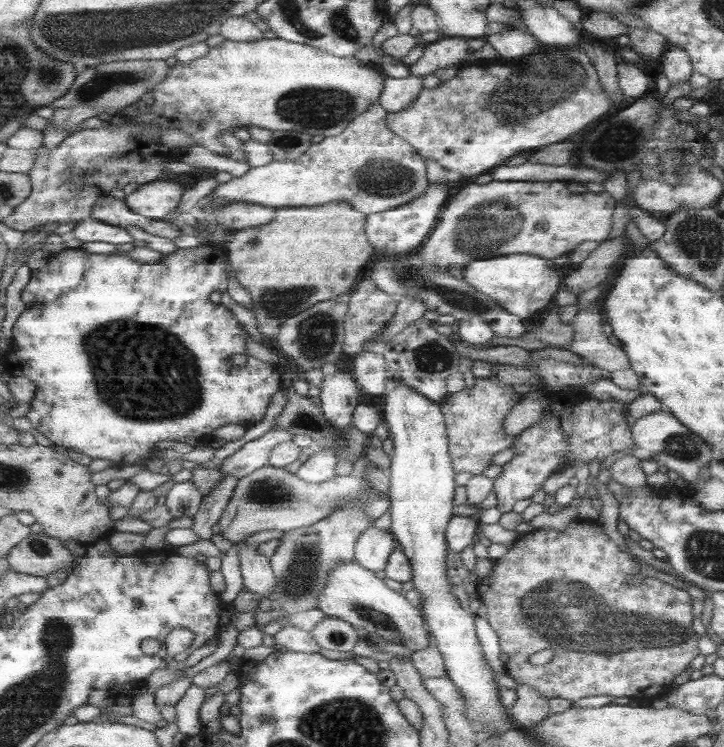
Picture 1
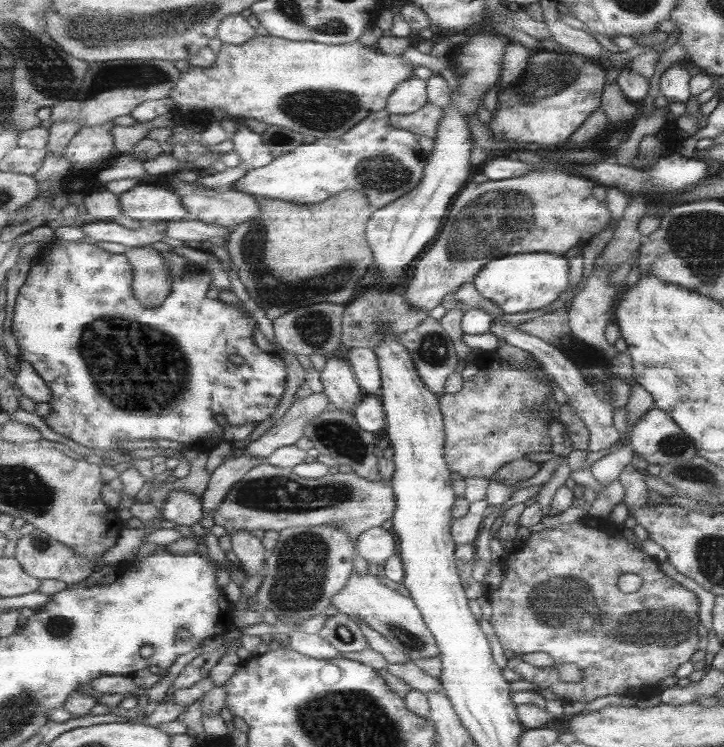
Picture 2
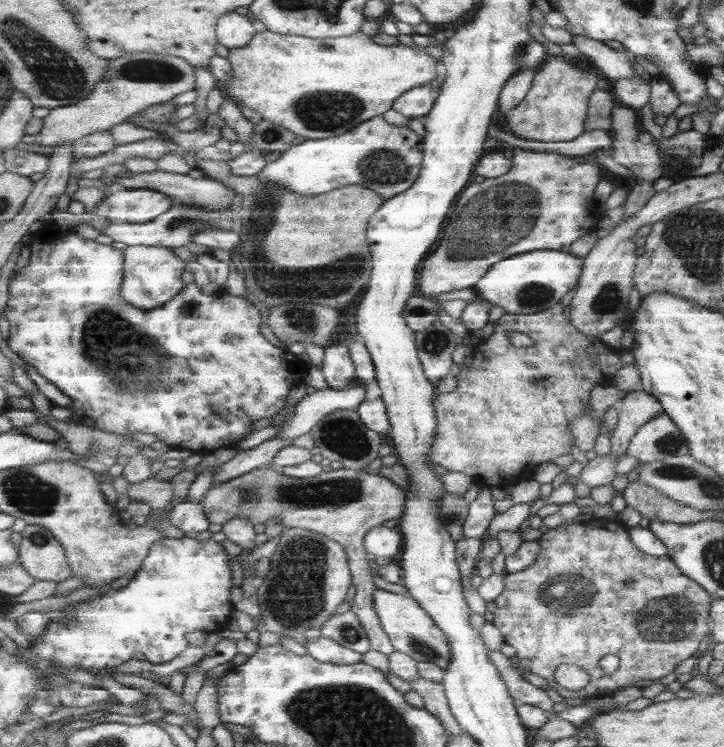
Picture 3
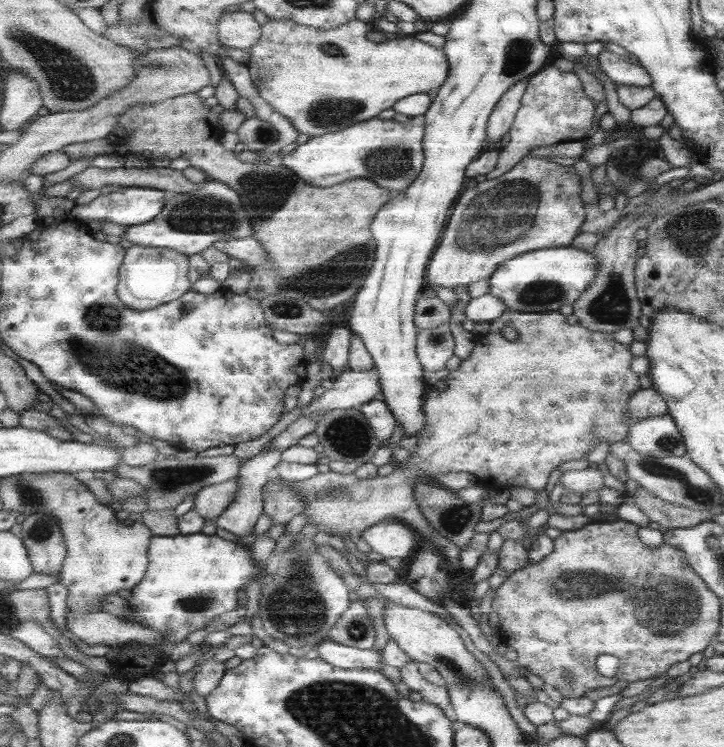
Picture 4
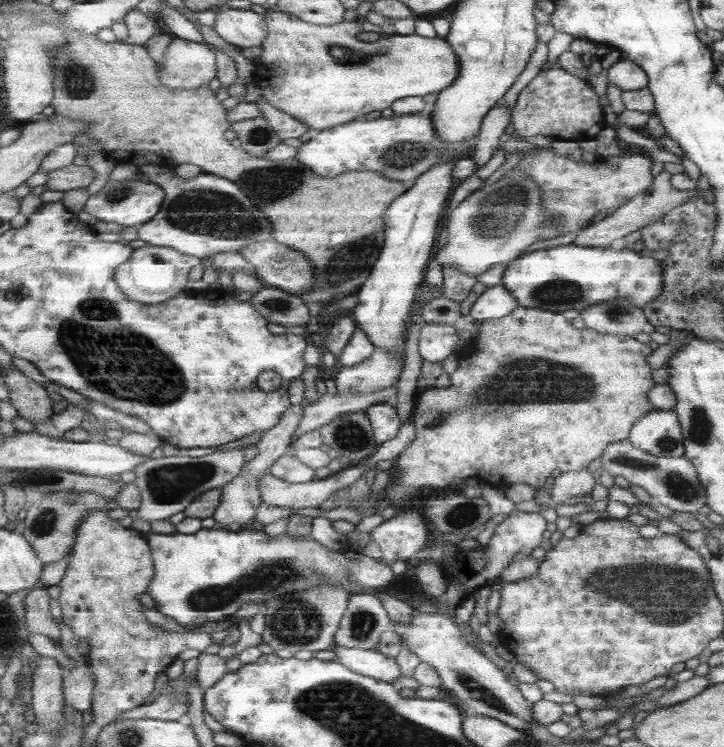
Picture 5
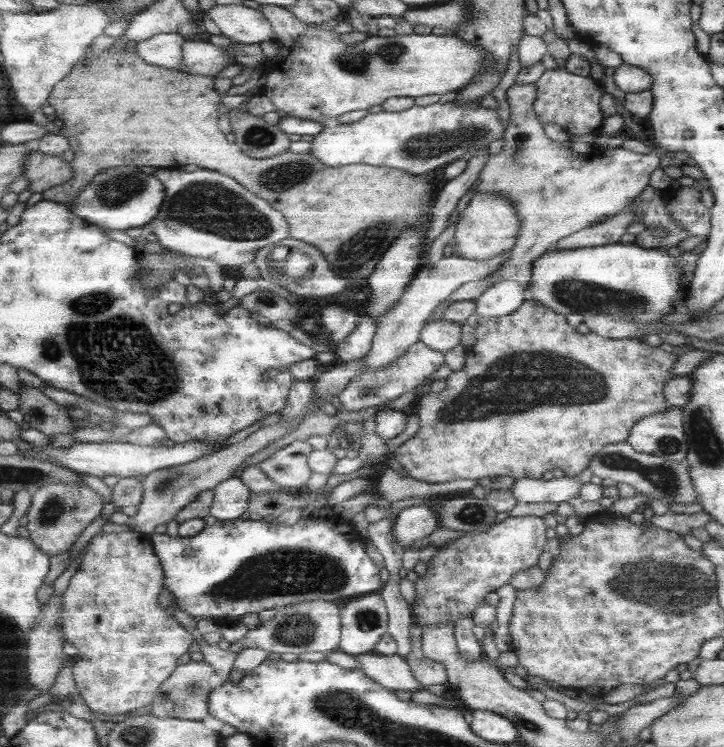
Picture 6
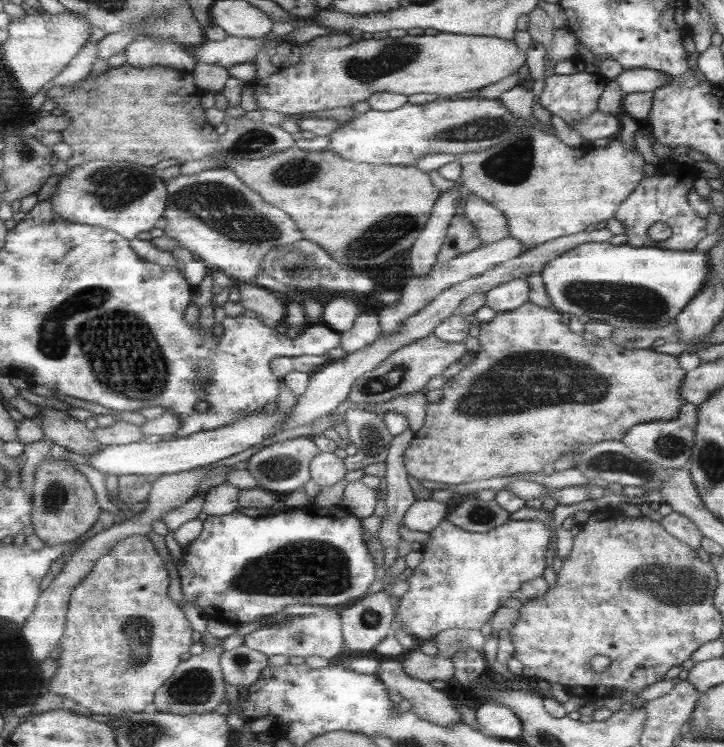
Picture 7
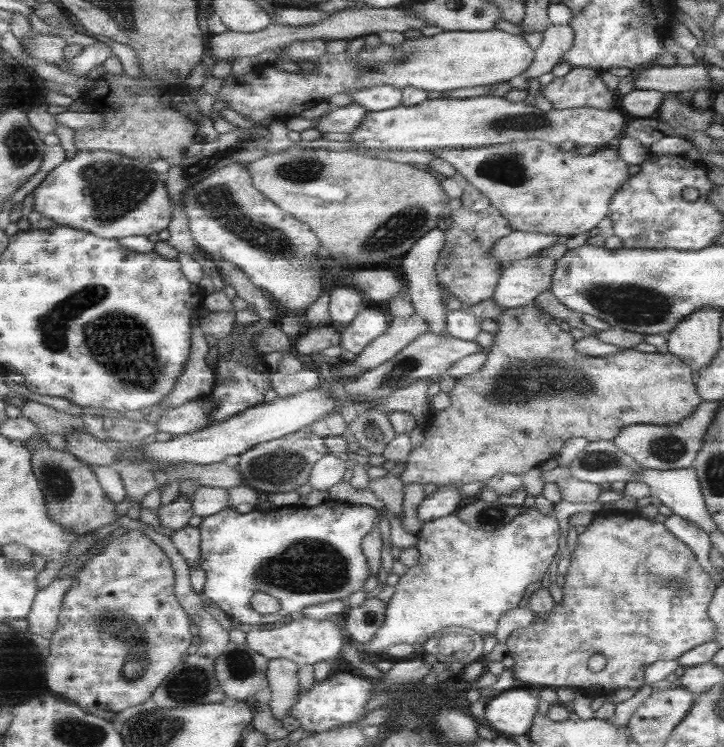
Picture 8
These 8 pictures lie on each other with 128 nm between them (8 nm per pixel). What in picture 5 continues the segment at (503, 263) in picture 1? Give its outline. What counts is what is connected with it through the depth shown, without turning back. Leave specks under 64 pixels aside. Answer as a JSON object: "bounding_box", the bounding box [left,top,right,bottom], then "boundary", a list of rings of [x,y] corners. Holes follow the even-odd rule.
{"bounding_box":[500,245,662,313],"boundary":[[[559,245],[549,249],[539,249],[525,253],[505,265],[500,285],[505,287],[515,298],[519,307],[531,307],[561,313],[563,310],[583,310],[594,304],[603,304],[615,300],[618,296],[626,296],[632,306],[643,308],[648,302],[655,300],[662,289],[662,266],[657,259],[641,256],[637,247],[611,249],[582,246]]]}

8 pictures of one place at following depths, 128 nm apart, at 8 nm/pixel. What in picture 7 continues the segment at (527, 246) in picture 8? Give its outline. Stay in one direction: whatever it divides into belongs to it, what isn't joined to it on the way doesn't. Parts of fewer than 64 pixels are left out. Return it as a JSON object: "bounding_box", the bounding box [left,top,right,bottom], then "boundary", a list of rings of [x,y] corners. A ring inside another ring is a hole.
{"bounding_box":[377,235,524,335],"boundary":[[[507,235],[501,240],[477,247],[475,250],[460,254],[447,262],[436,261],[425,276],[409,277],[407,282],[403,284],[403,288],[400,289],[400,299],[395,304],[385,306],[379,311],[379,314],[377,314],[380,326],[379,335],[393,334],[400,327],[401,321],[404,318],[412,315],[415,311],[421,310],[425,306],[425,303],[428,303],[437,293],[445,290],[445,288],[453,286],[456,282],[463,279],[477,276],[479,273],[485,272],[485,270],[500,262],[505,262],[505,260],[519,256],[523,251],[524,246],[519,241]]]}

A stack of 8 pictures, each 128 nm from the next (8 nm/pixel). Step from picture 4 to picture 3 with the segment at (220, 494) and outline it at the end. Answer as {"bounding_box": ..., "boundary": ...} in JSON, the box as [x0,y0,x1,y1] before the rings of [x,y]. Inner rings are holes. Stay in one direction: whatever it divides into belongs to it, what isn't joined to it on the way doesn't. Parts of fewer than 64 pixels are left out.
{"bounding_box":[201,465,405,656],"boundary":[[[267,465],[232,479],[211,487],[201,503],[210,522],[224,525],[232,518],[247,517],[253,524],[266,524],[271,519],[279,519],[285,529],[303,528],[339,543],[347,553],[355,587],[350,610],[361,623],[371,650],[385,656],[393,651],[374,609],[372,594],[376,588],[369,576],[363,542],[370,529],[381,526],[385,520],[401,518],[405,503],[403,491],[383,475],[343,468],[323,471],[311,478],[291,478]]]}

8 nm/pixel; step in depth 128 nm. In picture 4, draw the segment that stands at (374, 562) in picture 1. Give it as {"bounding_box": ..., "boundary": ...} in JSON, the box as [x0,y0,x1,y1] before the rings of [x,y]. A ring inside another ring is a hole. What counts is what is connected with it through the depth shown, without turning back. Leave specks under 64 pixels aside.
{"bounding_box":[360,521,419,560],"boundary":[[[381,521],[363,530],[360,537],[365,540],[371,552],[382,558],[406,560],[418,546],[419,536],[409,526],[393,521]]]}

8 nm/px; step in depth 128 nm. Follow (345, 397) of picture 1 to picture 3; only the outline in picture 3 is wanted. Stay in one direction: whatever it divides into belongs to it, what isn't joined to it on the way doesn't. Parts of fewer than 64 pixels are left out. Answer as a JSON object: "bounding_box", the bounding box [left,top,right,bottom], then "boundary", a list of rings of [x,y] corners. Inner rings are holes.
{"bounding_box":[322,342,355,390],"boundary":[[[343,342],[332,344],[323,351],[322,372],[327,389],[343,390],[355,382],[354,364]]]}

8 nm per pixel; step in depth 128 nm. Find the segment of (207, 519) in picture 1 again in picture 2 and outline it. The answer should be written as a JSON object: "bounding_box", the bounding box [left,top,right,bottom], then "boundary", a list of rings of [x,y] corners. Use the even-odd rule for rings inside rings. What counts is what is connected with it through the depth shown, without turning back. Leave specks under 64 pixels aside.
{"bounding_box":[202,455,266,514],"boundary":[[[239,455],[234,459],[227,458],[211,475],[211,482],[202,497],[205,514],[213,514],[225,502],[231,488],[241,482],[250,470],[266,462],[263,457]]]}

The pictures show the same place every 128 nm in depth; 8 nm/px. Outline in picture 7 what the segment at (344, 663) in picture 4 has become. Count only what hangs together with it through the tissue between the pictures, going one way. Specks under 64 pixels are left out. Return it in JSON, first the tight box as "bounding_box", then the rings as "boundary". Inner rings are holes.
{"bounding_box":[374,659,461,726],"boundary":[[[385,659],[379,662],[374,674],[386,688],[393,688],[401,698],[411,704],[409,711],[417,718],[437,726],[452,726],[461,721],[451,699],[428,682],[409,678],[399,661]]]}

